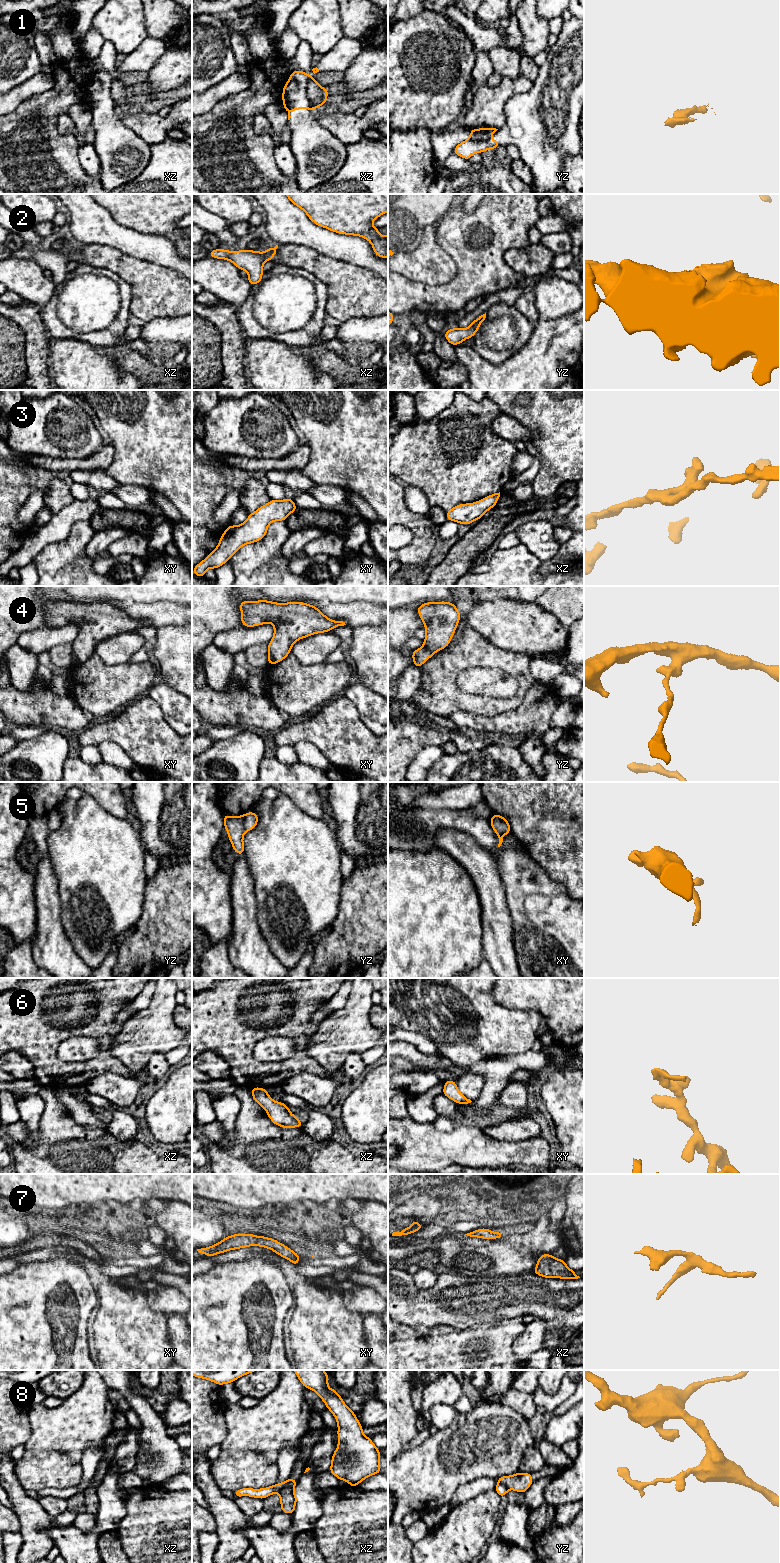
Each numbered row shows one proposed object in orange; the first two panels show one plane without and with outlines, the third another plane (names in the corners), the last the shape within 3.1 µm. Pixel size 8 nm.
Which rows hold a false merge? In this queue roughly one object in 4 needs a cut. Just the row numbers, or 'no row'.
1, 5, 8

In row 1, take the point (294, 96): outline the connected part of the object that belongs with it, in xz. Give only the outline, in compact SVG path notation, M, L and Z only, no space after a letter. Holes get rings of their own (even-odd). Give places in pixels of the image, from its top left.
M295 70L289 76L282 93L283 106L288 112L288 120L291 118L291 111L297 109L310 109L314 111L307 97L307 85L311 79L313 79L312 76L301 70Z

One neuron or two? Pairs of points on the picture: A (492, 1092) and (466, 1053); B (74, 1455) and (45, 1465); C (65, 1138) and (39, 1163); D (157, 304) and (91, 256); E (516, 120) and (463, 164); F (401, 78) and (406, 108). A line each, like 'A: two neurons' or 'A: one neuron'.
A: two neurons
B: two neurons
C: one neuron
D: one neuron
E: two neurons
F: one neuron

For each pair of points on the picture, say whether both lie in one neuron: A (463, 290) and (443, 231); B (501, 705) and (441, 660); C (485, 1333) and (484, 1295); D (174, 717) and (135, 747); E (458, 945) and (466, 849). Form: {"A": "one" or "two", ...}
{"A": "one", "B": "one", "C": "two", "D": "two", "E": "two"}

